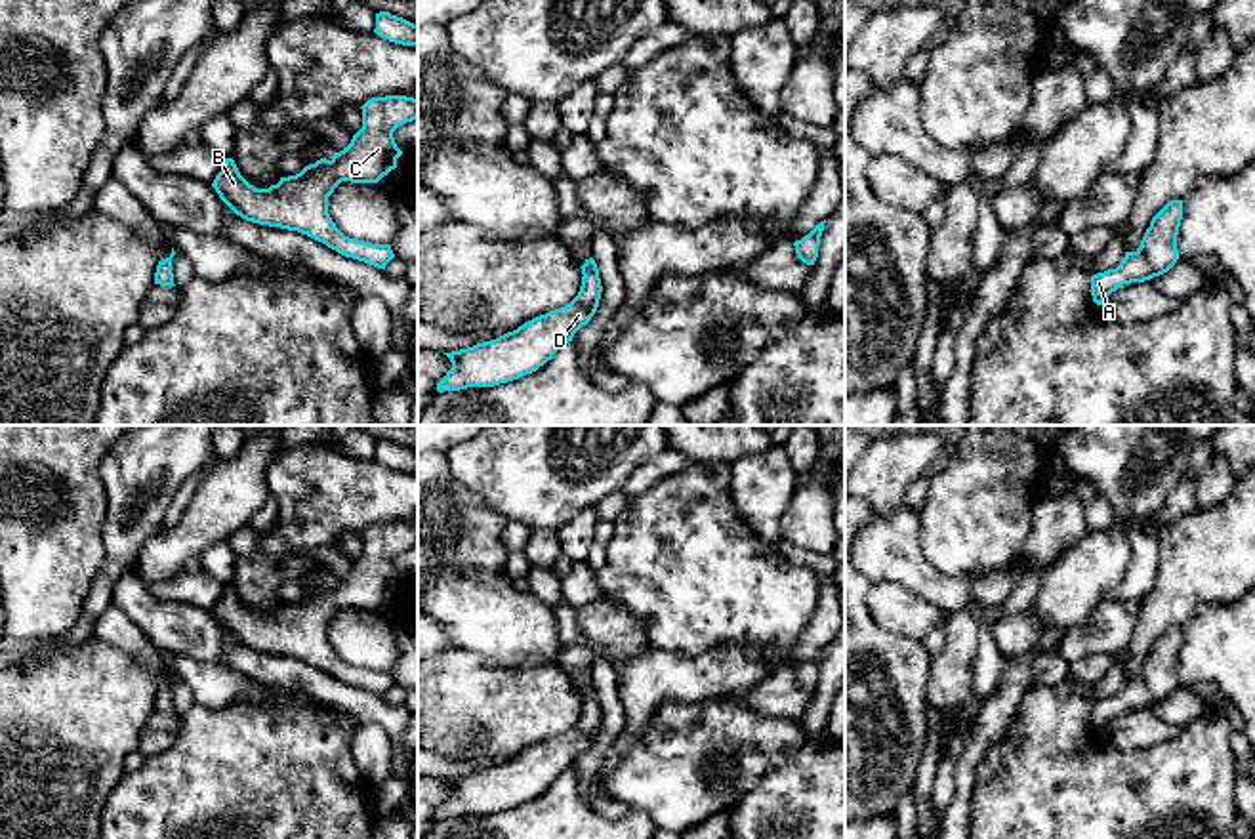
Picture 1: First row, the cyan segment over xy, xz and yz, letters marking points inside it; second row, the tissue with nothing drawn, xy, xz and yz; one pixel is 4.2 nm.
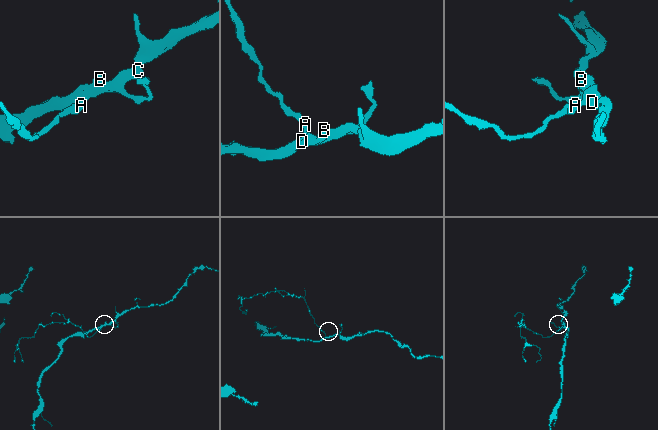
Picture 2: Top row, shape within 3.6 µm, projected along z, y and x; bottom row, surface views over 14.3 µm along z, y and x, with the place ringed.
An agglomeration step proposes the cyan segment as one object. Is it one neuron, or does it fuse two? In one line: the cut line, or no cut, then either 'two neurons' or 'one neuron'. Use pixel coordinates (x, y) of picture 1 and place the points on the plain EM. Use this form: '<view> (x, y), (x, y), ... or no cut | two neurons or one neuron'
no cut | one neuron

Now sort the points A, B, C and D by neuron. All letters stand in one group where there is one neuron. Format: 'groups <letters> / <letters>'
groups A B C D

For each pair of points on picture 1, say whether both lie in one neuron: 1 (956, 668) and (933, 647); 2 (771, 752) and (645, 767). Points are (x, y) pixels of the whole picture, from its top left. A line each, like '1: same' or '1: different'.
1: different
2: same

